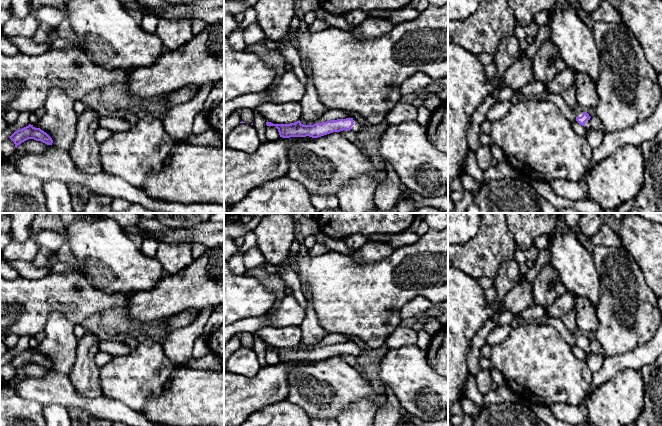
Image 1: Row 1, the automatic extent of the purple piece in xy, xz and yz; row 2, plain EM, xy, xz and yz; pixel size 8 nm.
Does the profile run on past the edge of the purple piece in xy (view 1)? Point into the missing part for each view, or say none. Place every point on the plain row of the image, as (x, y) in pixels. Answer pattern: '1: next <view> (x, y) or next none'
1: next none

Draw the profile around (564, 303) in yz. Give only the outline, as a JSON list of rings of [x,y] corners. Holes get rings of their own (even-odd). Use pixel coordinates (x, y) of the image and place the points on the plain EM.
[[[565,291],[558,296],[551,306],[546,310],[546,314],[554,318],[562,318],[574,307],[575,295],[569,291]]]

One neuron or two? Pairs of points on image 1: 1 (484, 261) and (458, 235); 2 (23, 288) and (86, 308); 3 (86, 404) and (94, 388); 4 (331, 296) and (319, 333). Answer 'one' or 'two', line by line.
1: two
2: one
3: two
4: two

